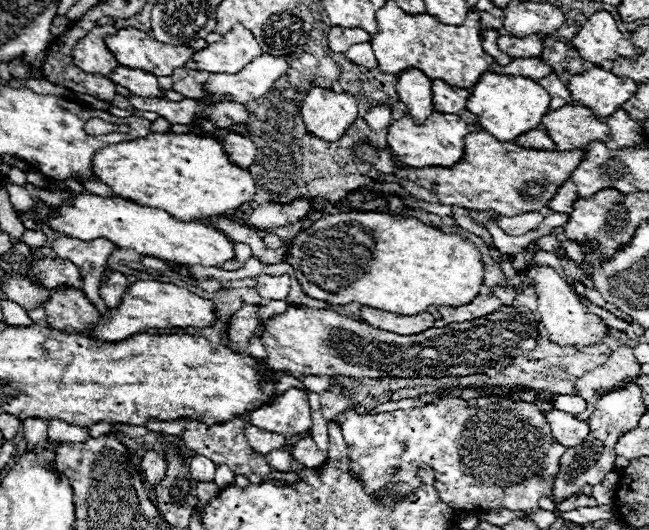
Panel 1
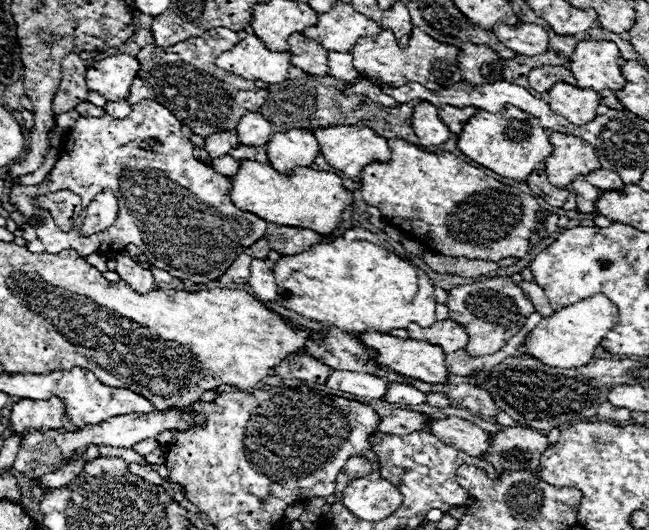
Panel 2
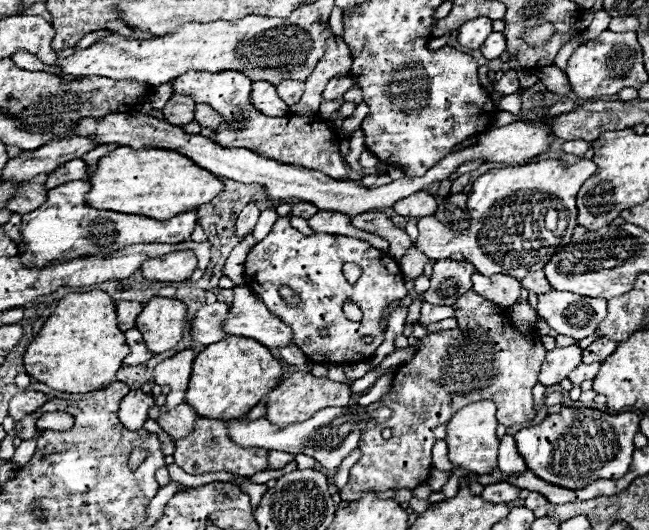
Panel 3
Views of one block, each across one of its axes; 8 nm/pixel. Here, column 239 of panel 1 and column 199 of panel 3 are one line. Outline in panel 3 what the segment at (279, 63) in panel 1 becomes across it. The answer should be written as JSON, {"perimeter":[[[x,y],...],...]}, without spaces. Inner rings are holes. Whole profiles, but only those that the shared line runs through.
{"perimeter":[[[190,70],[184,76],[178,76],[172,82],[172,86],[176,94],[186,94],[186,96],[190,94],[196,102],[204,102],[212,106],[216,112],[220,112],[220,116],[224,116],[224,124],[220,128],[214,128],[212,140],[216,144],[224,144],[224,148],[248,148],[282,164],[320,170],[336,180],[348,178],[344,156],[340,154],[340,138],[336,136],[334,128],[330,128],[318,116],[298,116],[298,114],[290,114],[284,118],[264,116],[250,102],[252,80],[248,80],[246,74],[236,70],[226,70],[216,74]]]}

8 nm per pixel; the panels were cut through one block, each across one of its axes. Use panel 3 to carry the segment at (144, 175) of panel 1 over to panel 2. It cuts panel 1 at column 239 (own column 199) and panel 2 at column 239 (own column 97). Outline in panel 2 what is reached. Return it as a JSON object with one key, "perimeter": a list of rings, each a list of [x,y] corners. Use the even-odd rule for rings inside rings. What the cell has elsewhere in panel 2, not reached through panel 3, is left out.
{"perimeter":[[[246,160],[232,180],[230,198],[240,210],[252,212],[258,218],[274,224],[290,224],[298,228],[310,228],[318,234],[332,234],[342,224],[342,214],[354,208],[354,194],[342,186],[338,174],[312,170],[298,166],[292,176],[276,172],[270,164]]]}

